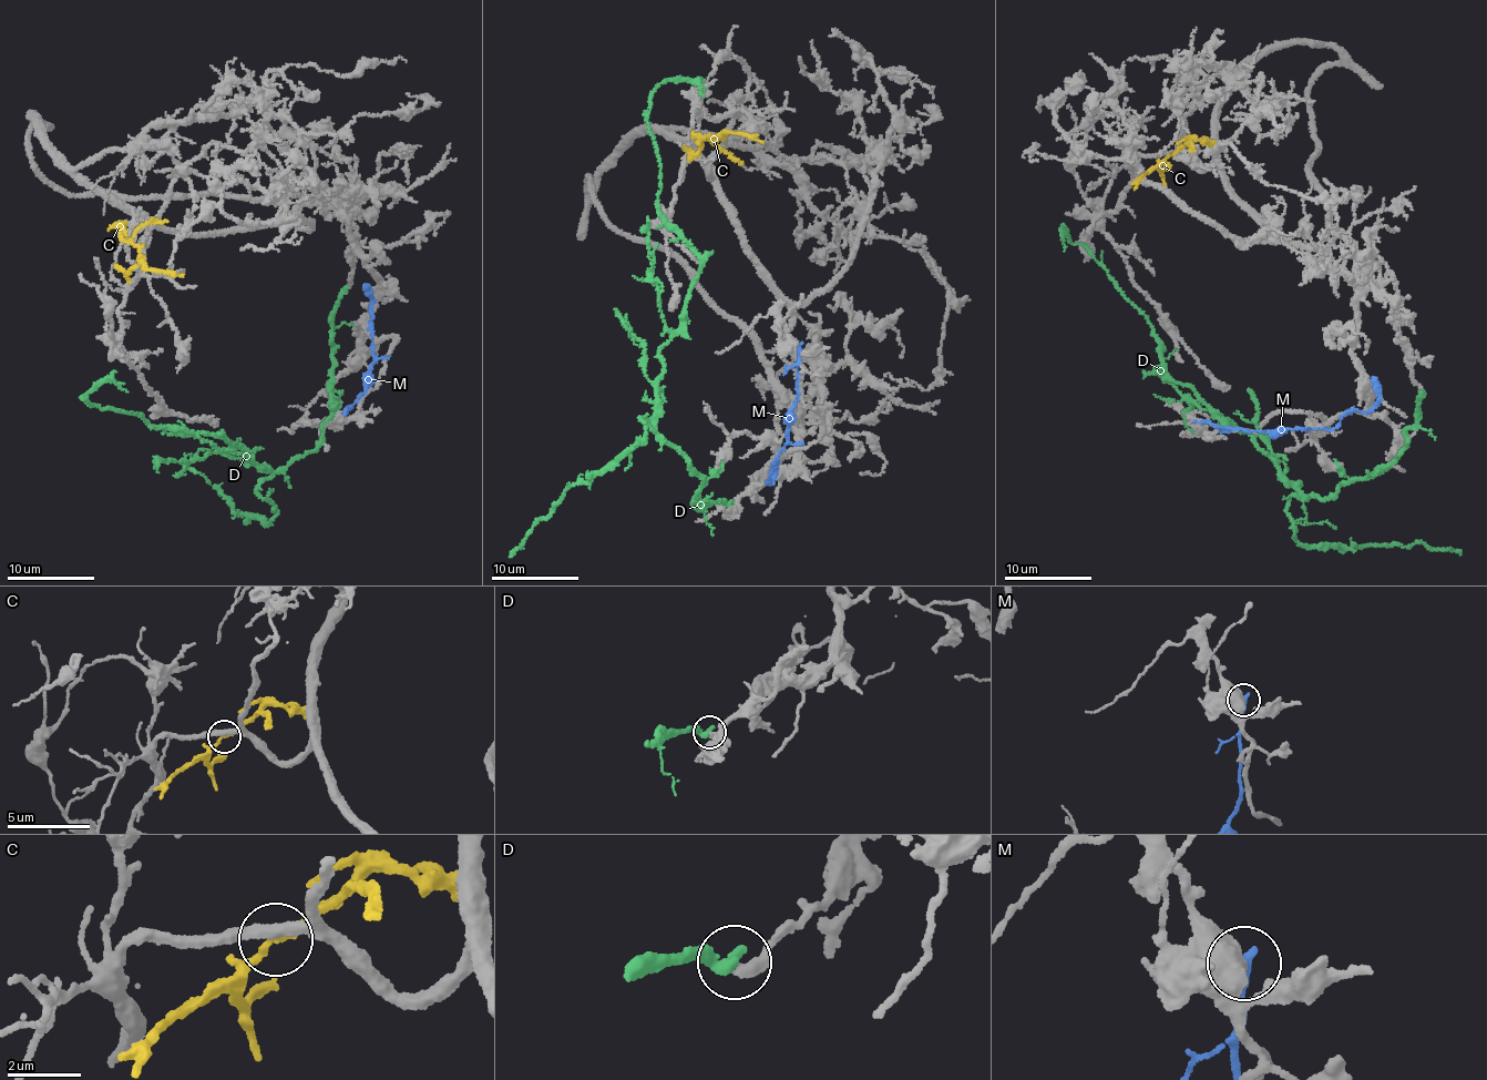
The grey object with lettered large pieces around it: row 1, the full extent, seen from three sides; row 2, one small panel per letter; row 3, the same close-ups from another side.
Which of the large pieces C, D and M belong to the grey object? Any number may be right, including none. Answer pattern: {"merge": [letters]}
{"merge": []}

